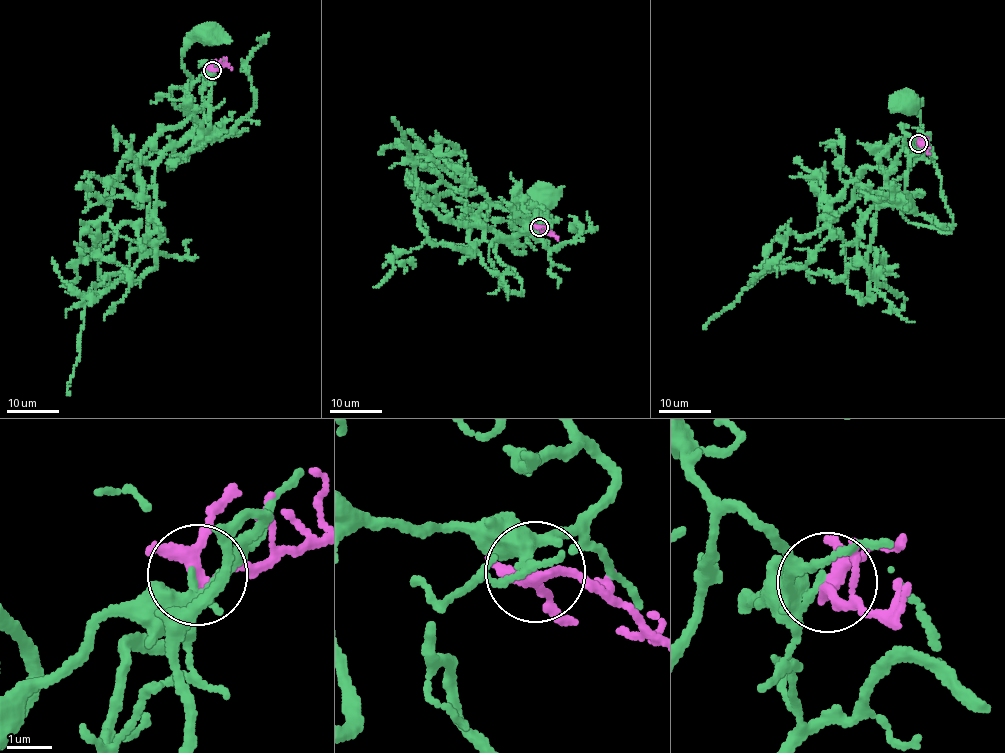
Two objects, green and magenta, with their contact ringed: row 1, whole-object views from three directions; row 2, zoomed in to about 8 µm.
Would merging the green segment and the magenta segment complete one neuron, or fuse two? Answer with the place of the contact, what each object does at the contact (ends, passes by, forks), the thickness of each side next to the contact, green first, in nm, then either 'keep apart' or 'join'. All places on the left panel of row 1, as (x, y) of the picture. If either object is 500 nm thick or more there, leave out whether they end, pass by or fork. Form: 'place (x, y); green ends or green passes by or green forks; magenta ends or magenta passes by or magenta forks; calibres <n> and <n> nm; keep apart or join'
place (212, 70); green passes by; magenta forks; calibres 220 and 240 nm; keep apart

